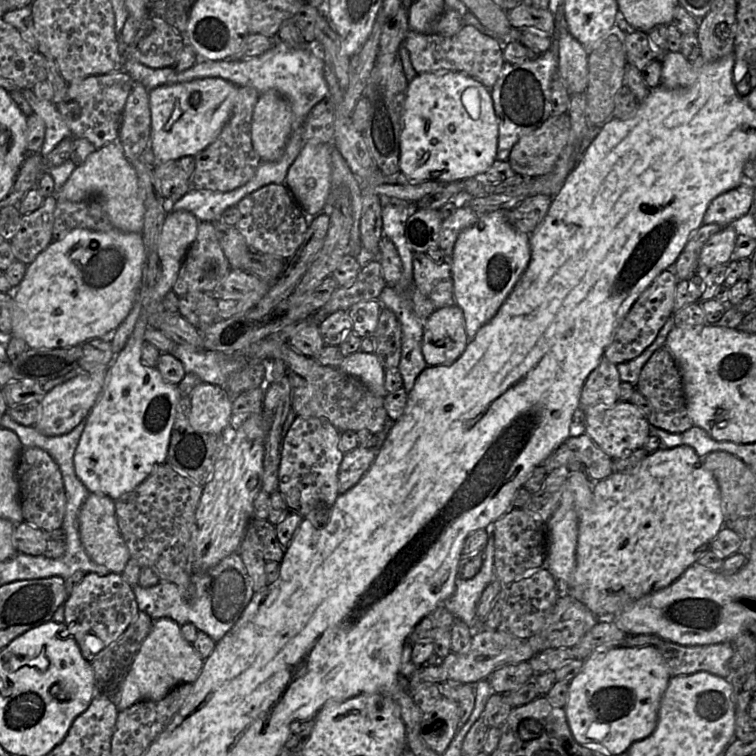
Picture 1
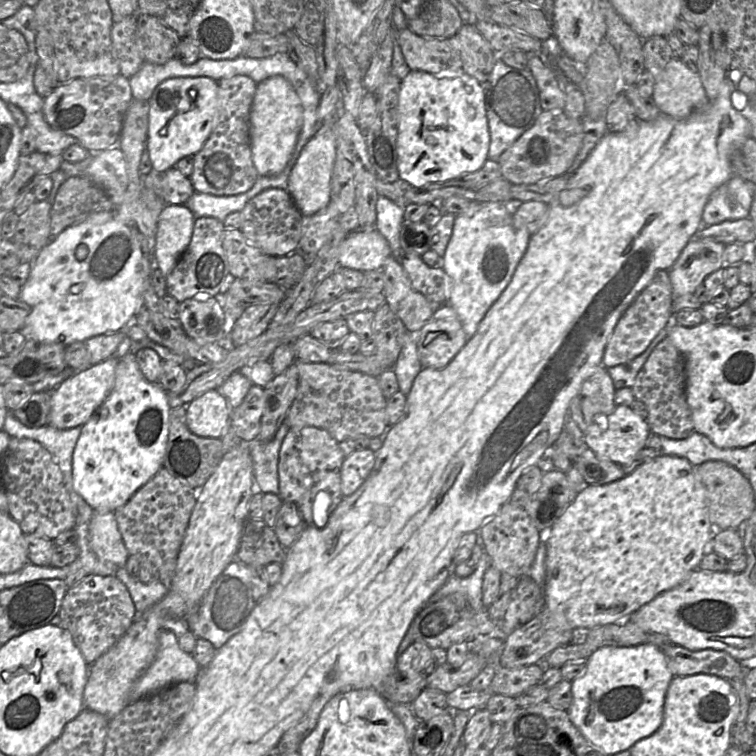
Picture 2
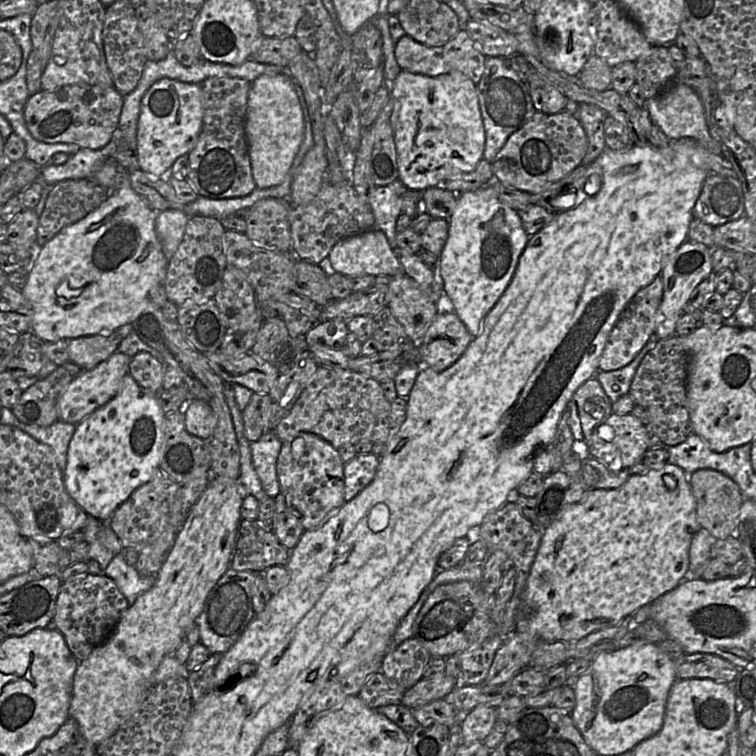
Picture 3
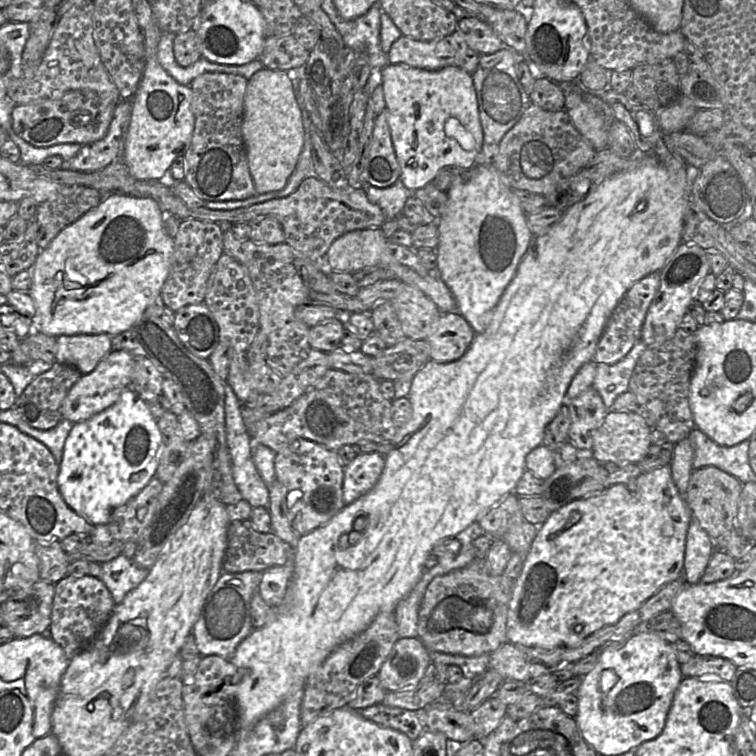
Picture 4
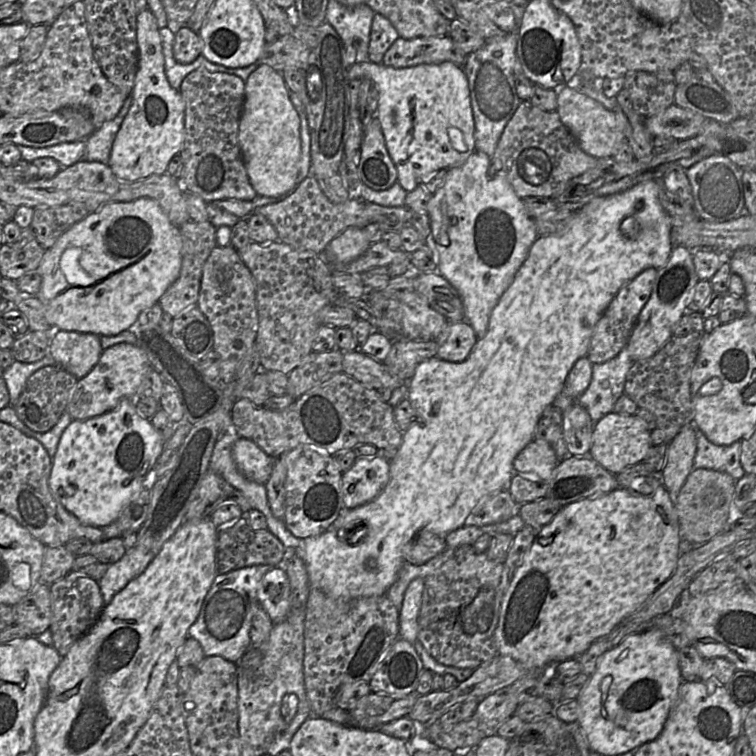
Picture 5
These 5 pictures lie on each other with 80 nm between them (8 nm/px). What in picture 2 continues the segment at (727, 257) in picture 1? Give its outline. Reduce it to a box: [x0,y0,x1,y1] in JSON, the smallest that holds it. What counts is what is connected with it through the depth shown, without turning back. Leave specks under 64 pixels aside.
[669,238,726,302]

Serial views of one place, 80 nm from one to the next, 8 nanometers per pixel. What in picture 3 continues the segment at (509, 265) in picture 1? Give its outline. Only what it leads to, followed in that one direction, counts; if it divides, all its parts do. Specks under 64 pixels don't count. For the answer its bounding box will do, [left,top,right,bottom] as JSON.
[439,185,530,337]

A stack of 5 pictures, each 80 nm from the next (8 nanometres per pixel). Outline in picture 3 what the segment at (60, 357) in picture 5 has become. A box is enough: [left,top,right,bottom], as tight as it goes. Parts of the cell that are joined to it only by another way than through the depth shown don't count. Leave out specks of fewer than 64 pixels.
[67,331,122,370]

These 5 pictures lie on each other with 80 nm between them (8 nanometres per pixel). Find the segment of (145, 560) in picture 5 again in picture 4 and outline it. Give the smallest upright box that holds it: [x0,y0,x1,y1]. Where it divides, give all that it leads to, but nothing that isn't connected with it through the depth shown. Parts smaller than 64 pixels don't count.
[99,553,149,604]

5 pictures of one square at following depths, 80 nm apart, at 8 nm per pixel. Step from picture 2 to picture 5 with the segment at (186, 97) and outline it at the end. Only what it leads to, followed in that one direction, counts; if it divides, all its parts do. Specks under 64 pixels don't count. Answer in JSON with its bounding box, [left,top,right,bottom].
[107,9,185,182]

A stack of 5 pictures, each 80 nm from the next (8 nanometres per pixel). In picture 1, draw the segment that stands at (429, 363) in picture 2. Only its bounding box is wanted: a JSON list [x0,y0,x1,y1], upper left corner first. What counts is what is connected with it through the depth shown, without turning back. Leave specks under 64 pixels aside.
[422,305,469,366]

